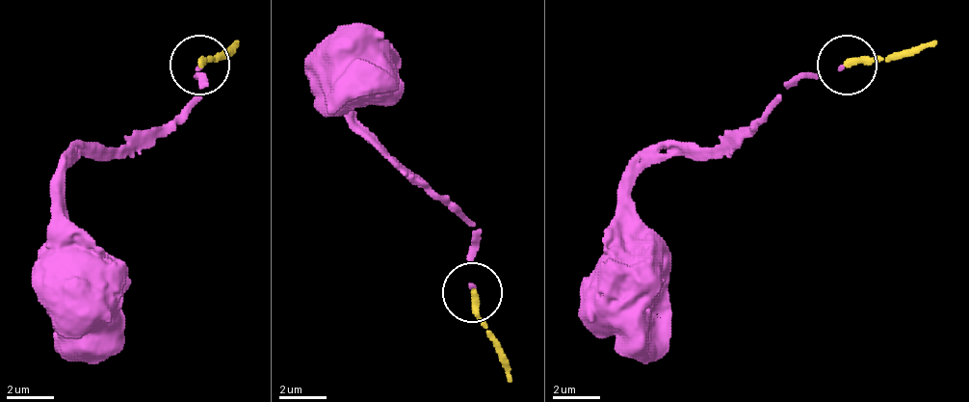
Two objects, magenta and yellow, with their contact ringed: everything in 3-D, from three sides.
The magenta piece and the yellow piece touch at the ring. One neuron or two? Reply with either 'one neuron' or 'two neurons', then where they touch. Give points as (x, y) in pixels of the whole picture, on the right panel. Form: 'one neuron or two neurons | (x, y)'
one neuron | (847, 65)

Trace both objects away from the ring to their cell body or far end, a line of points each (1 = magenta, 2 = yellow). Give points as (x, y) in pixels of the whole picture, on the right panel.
1: (842, 66), (806, 72), (782, 95), (711, 149), (681, 149), (645, 168), (633, 179), (633, 263), (627, 281)
2: (849, 66), (938, 42)

